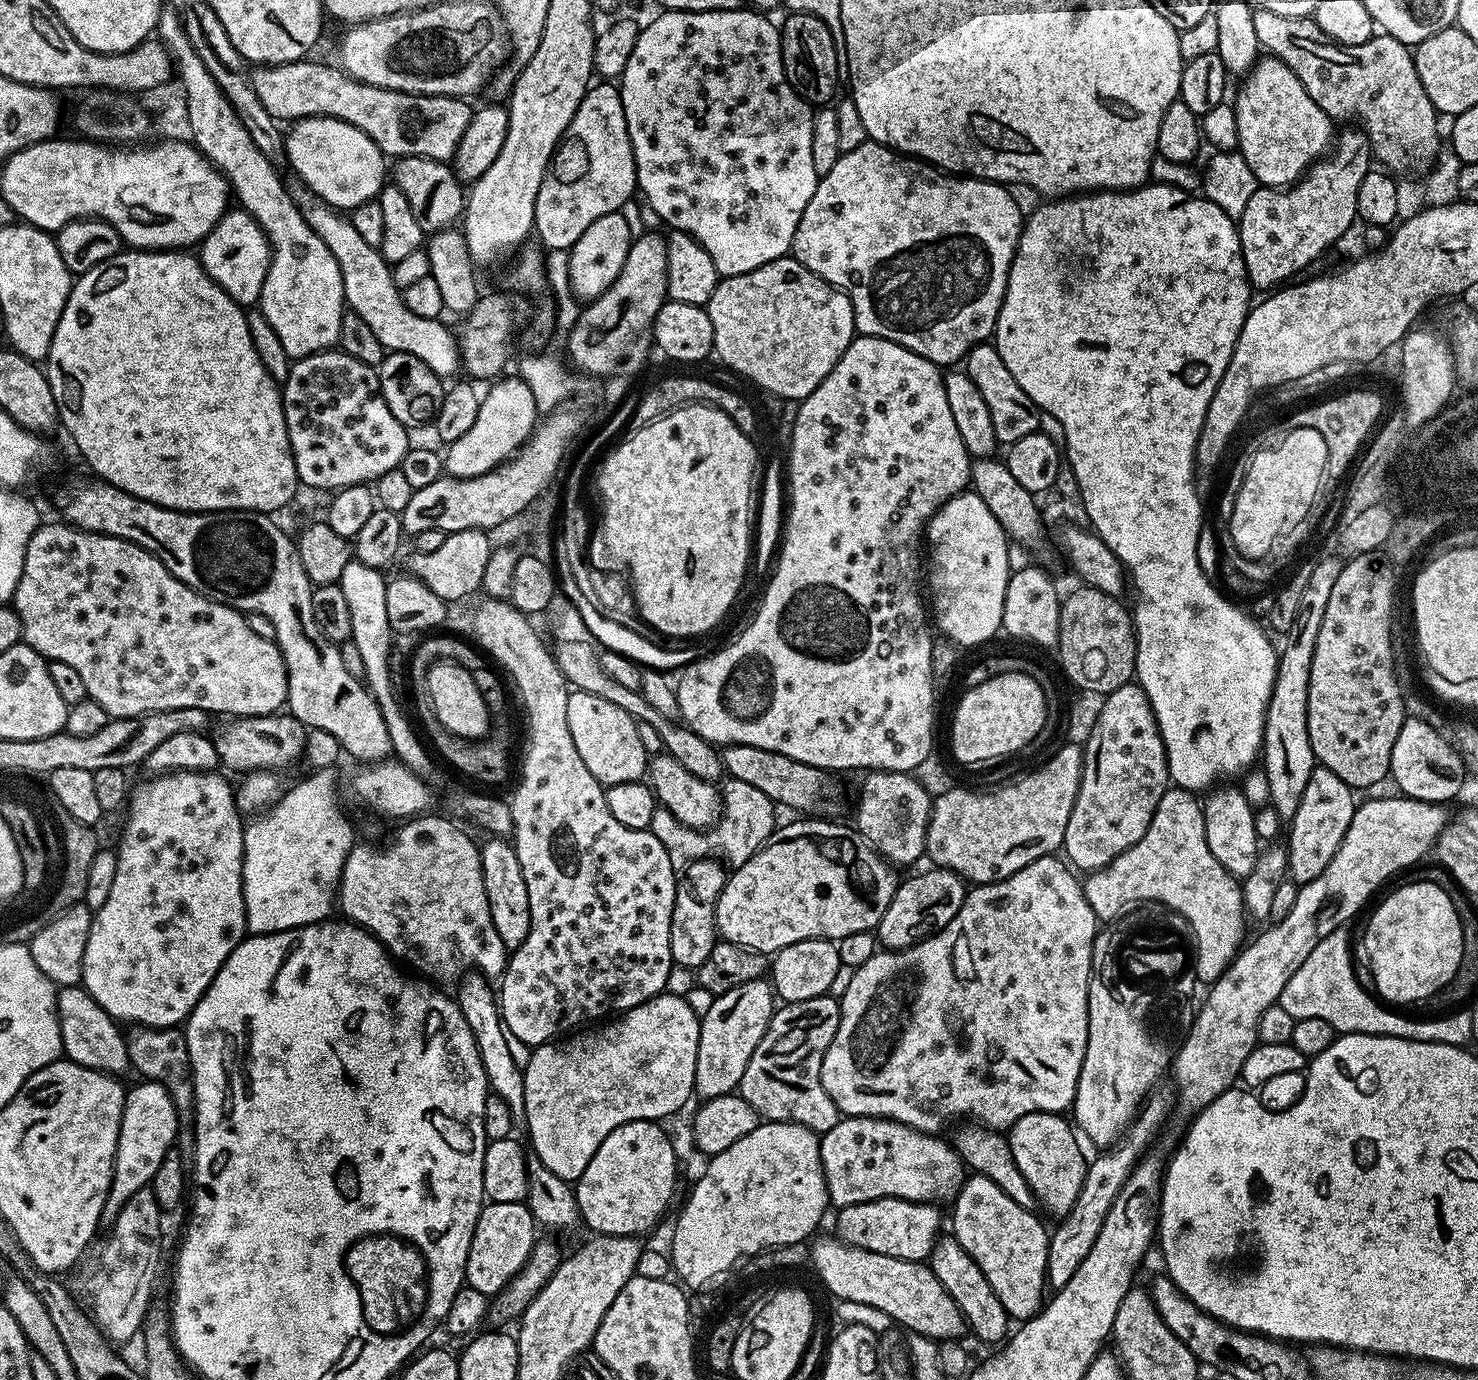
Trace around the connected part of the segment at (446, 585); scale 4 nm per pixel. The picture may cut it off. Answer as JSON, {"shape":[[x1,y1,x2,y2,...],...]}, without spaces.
{"shape":[[483,528,447,533,438,550,413,555,407,571,426,582,426,586,430,586,430,590,434,590,434,594,438,594,438,598,445,602,460,600,471,592,479,593,482,574,486,571,486,562,490,562,490,554,494,547,493,541,488,541,488,536,489,533]]}

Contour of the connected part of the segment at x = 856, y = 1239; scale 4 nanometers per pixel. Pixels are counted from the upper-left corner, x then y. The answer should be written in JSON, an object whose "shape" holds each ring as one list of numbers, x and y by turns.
{"shape":[[896,1197,862,1202,839,1209,836,1228,839,1239,855,1248,870,1250,874,1254,886,1254,890,1258,927,1261,938,1239,940,1216,928,1202,899,1200]]}

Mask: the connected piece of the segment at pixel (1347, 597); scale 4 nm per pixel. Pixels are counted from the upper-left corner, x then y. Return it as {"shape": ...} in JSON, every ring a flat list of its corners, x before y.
{"shape":[[1372,554,1353,556,1338,575,1319,627,1310,664,1309,698,1306,700,1306,727,1317,765,1338,774,1338,778,1353,790,1372,788,1389,779,1394,742,1398,742,1398,730,1402,730,1406,719,1405,693,1400,692,1400,684,1396,681,1398,661,1391,653,1392,603,1396,600,1396,584,1392,581,1393,569,1383,559,1376,558]]}

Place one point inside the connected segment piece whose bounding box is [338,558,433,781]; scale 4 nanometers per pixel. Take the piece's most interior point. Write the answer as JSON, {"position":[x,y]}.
{"position":[364,588]}

